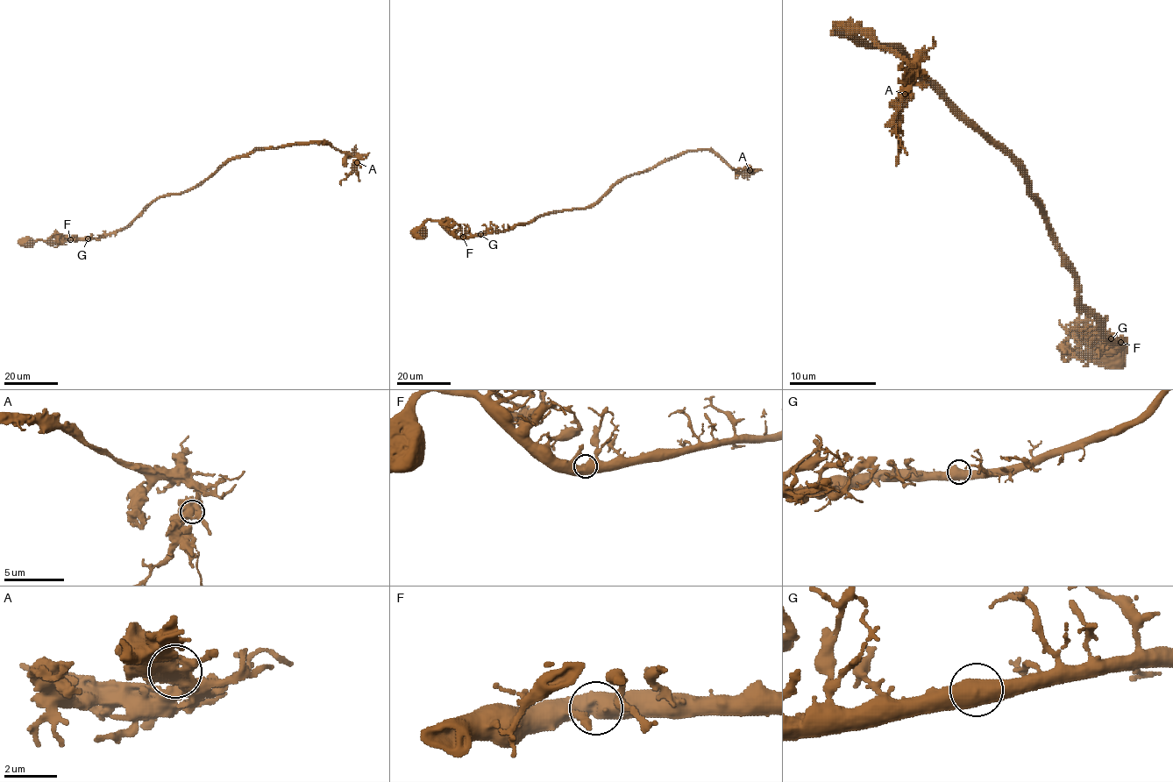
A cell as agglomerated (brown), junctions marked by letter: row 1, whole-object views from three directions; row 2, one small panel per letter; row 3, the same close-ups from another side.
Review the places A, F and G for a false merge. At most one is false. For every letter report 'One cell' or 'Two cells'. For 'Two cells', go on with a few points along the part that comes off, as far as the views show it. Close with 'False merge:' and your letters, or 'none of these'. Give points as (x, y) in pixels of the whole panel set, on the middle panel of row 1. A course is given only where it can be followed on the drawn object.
A: One cell
F: One cell
G: One cell
False merge: none of these

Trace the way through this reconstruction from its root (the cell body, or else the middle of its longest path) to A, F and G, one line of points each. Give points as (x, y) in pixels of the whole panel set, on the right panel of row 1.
A: (1105, 349), (1066, 349), (1120, 342), (1081, 305), (1025, 172), (900, 53), (837, 28), (899, 54), (905, 94)
F: (1105, 349), (1070, 352), (1066, 346), (1068, 344), (1077, 351), (1107, 351), (1120, 342)
G: (1105, 349), (1070, 352), (1066, 346), (1068, 344), (1077, 351), (1107, 351), (1120, 342), (1112, 337)

